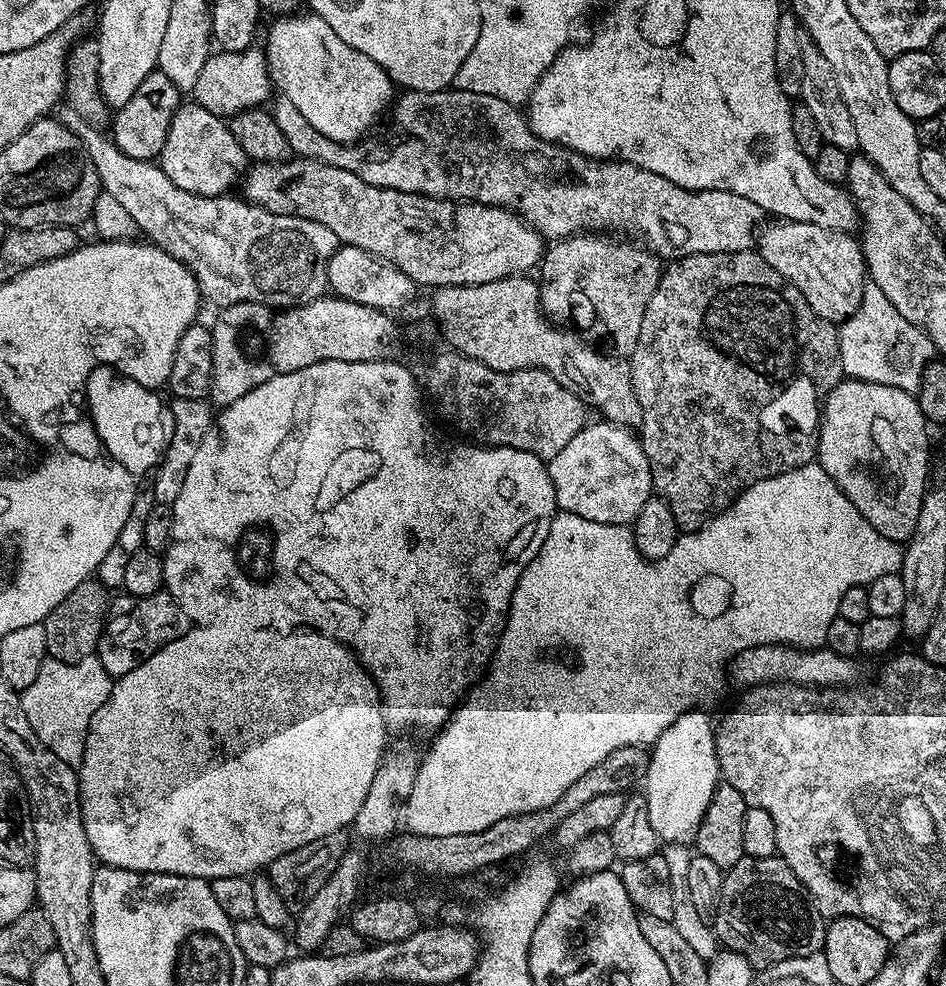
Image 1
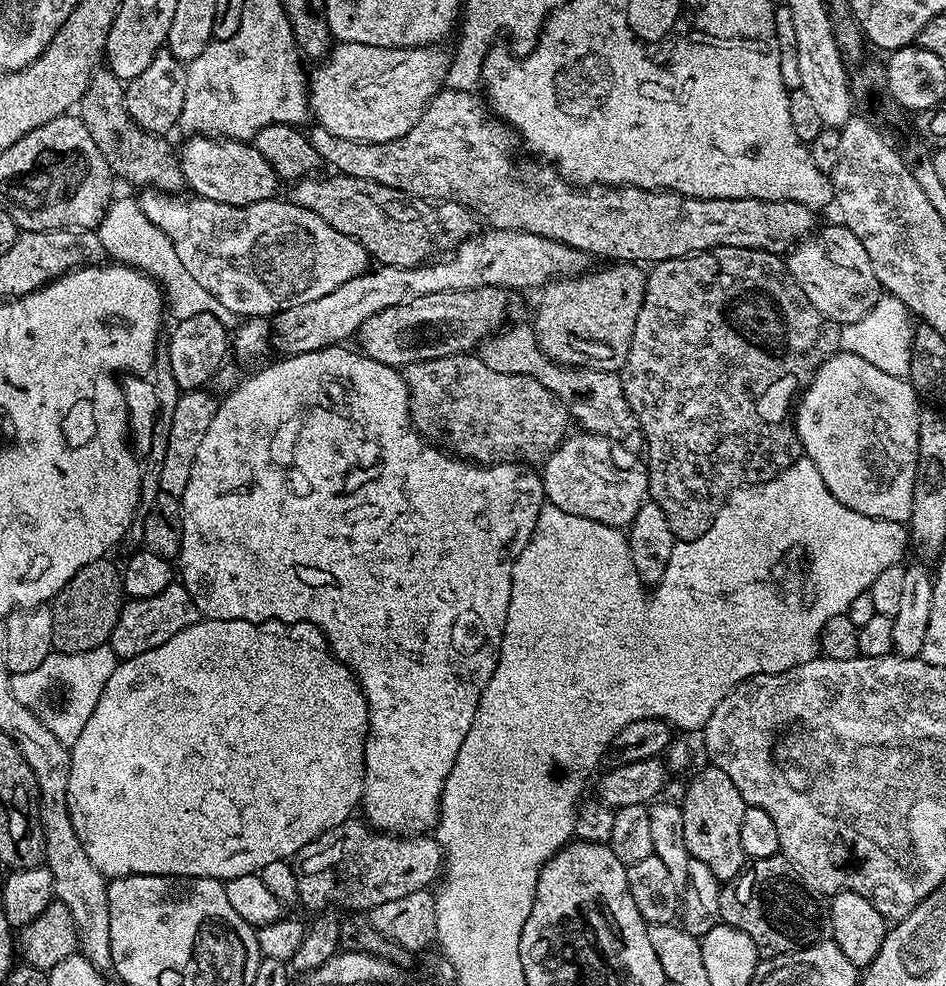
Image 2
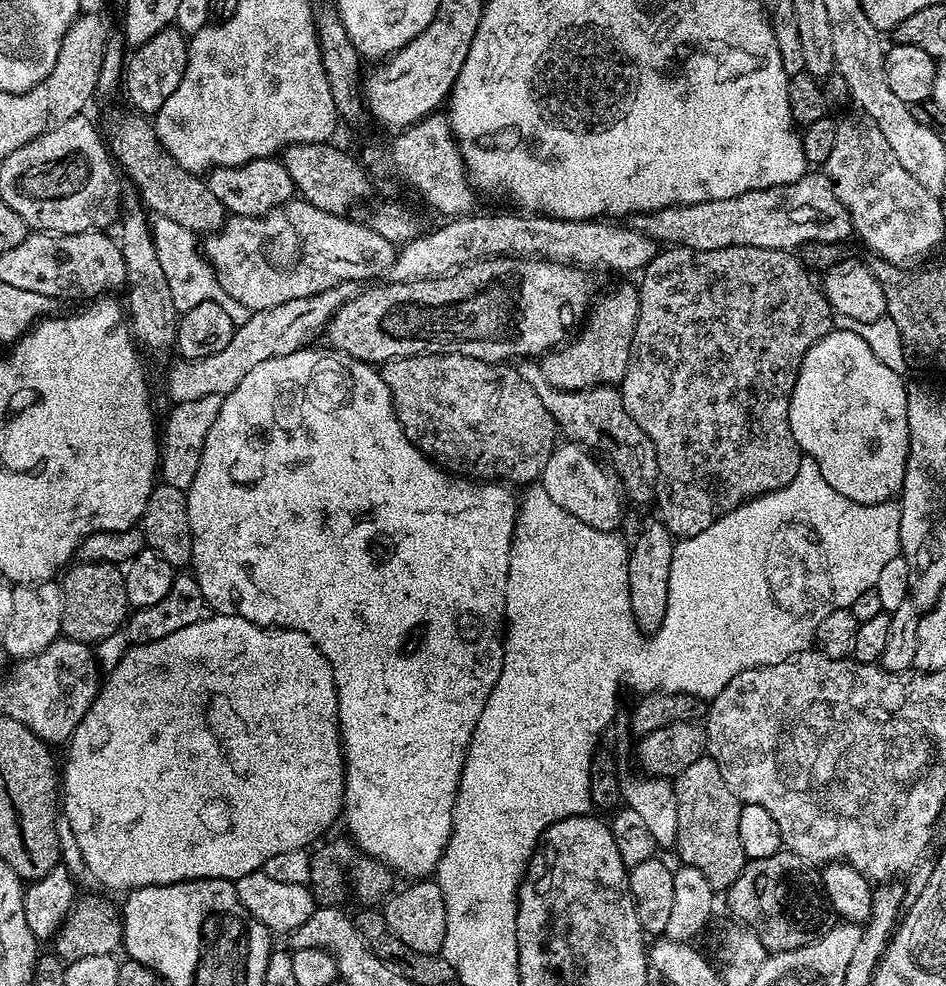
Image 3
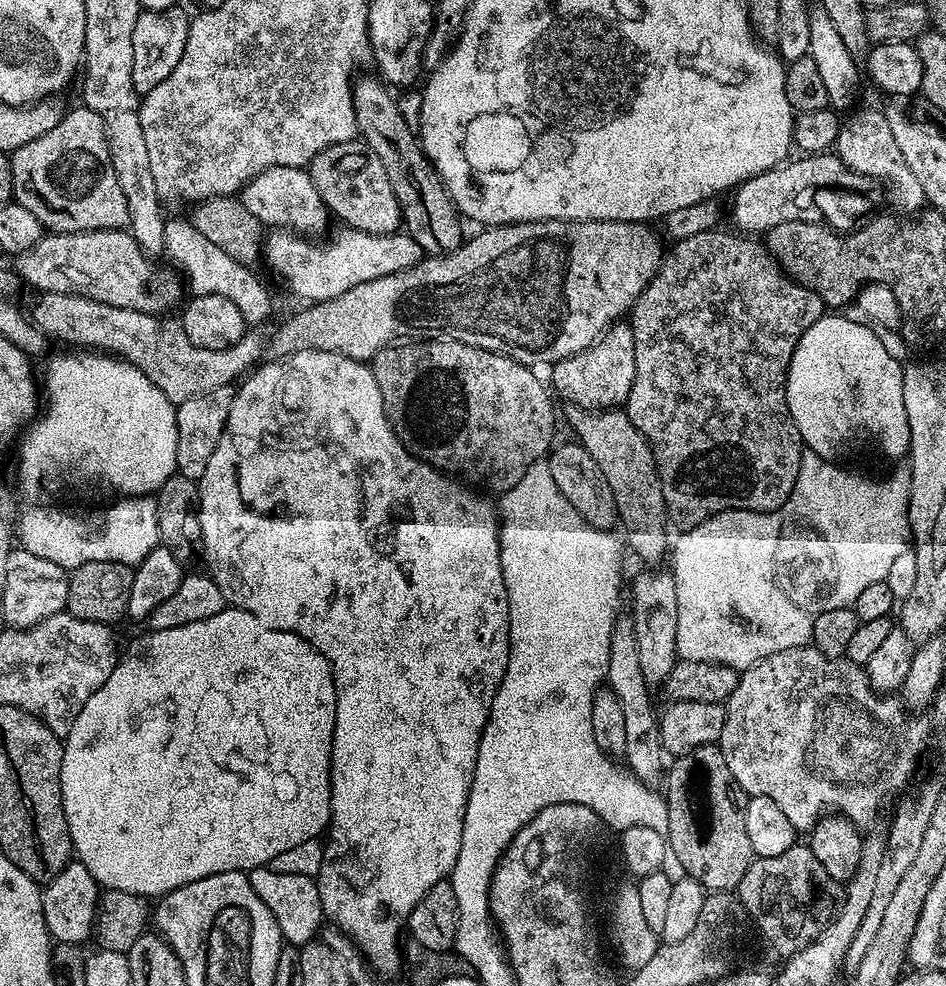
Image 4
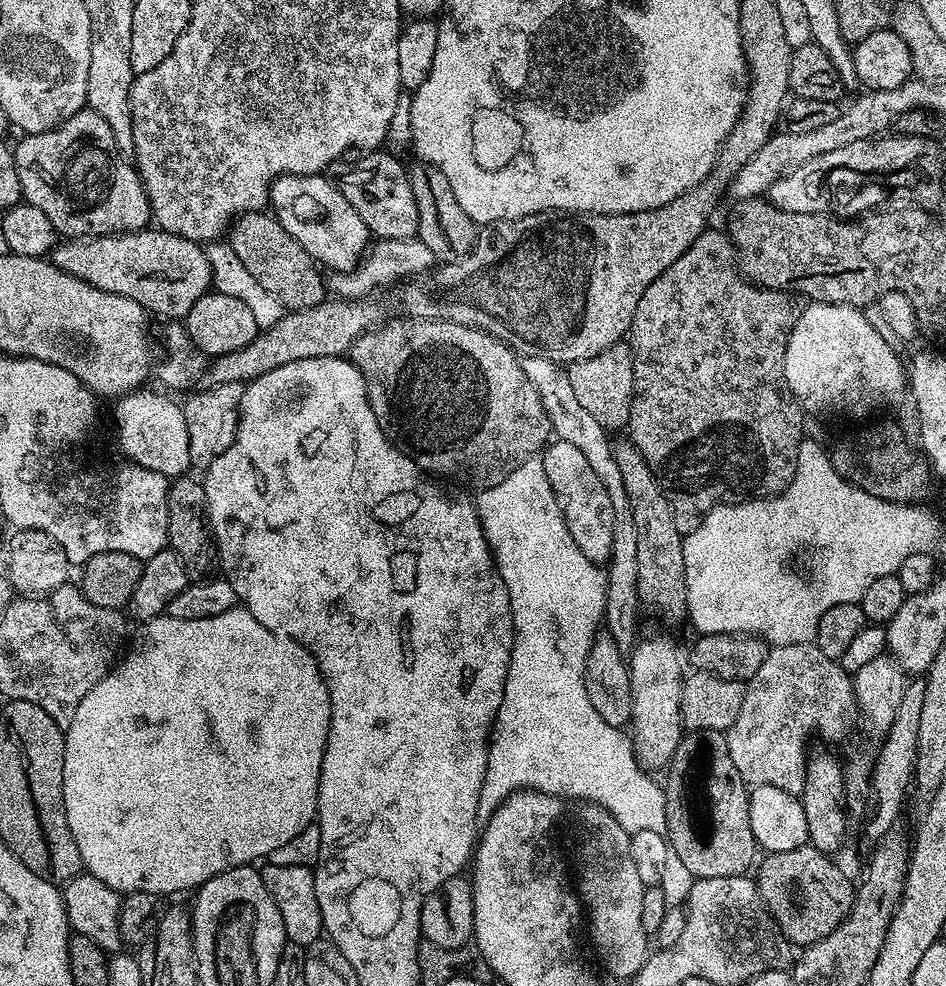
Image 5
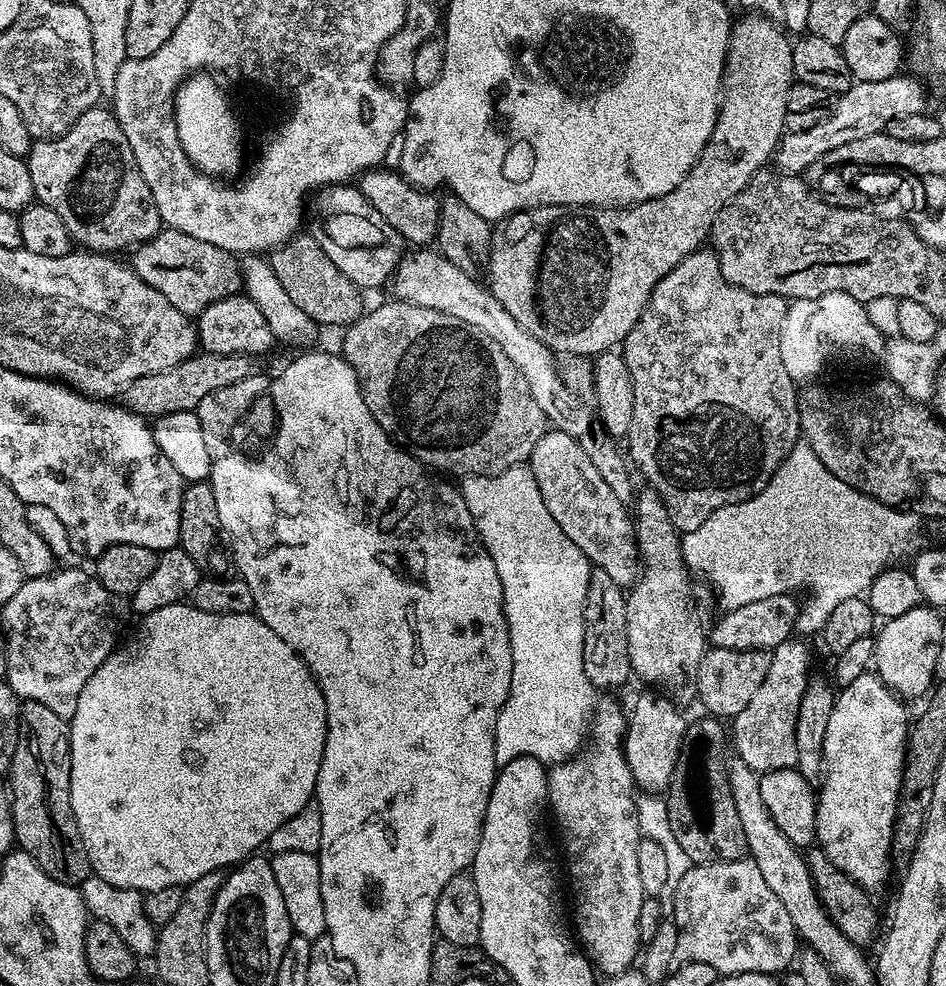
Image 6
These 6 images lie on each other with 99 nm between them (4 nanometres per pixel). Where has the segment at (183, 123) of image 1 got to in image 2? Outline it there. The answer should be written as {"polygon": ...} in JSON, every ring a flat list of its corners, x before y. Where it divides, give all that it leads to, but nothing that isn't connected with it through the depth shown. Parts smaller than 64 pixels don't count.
{"polygon":[[192,134,185,140,188,141,178,148,180,166,185,185,193,188,196,191,193,193,199,199,222,202,226,206,250,206,254,202,271,200,277,195,276,172,251,143,203,134]]}

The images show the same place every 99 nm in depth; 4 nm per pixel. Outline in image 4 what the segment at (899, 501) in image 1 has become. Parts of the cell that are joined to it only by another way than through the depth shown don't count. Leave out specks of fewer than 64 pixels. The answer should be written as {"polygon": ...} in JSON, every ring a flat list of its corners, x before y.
{"polygon":[[844,314,820,316,814,326,804,331,790,358,786,402,790,406,794,426,804,441,805,449,824,460,835,461,840,458,836,456,843,452,869,444,882,455,889,456,892,462,899,461,907,457,910,446,910,422,906,418,906,398,902,398,904,364,894,359,886,351,886,346,882,346,875,327,840,315]]}

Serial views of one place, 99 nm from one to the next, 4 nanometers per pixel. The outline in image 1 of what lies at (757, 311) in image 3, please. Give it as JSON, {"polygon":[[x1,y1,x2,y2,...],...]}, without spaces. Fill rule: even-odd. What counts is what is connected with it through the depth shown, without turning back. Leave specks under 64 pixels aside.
{"polygon":[[749,250,747,252,715,252,714,254,694,254,693,256,679,257,667,265,663,269,660,281,658,282,658,290,654,290,654,294,650,298,650,306,646,306,646,315,642,318,642,330,638,330,638,346,634,346,630,357,632,365,632,381,634,382,634,394,638,394,638,406,642,406,642,422,638,429,638,439,642,449,643,459,650,466,650,474,652,475,652,487,655,495,660,497,668,504,670,510,673,511,676,524,680,530,702,530,702,525,711,516,716,516,725,508,729,508,740,493,744,492,751,486,757,484,759,480,765,480,771,476,777,476,783,472,789,472,795,468,801,468,804,464,811,464,817,459,816,442,818,439,818,429,820,427,820,413,822,411,822,390,827,390,838,386,841,380,845,379,844,367,842,366,842,354,840,353,840,333,837,325,831,320,824,320,818,314,814,314,814,310,810,310,808,303,802,298,802,294,793,288,787,280,782,278,782,274,778,274,778,270,774,270,774,266,770,266,760,257,759,251],[704,466,716,466,706,470,706,484,694,484,694,498,670,498,670,490,688,490,688,482,704,482]]}

